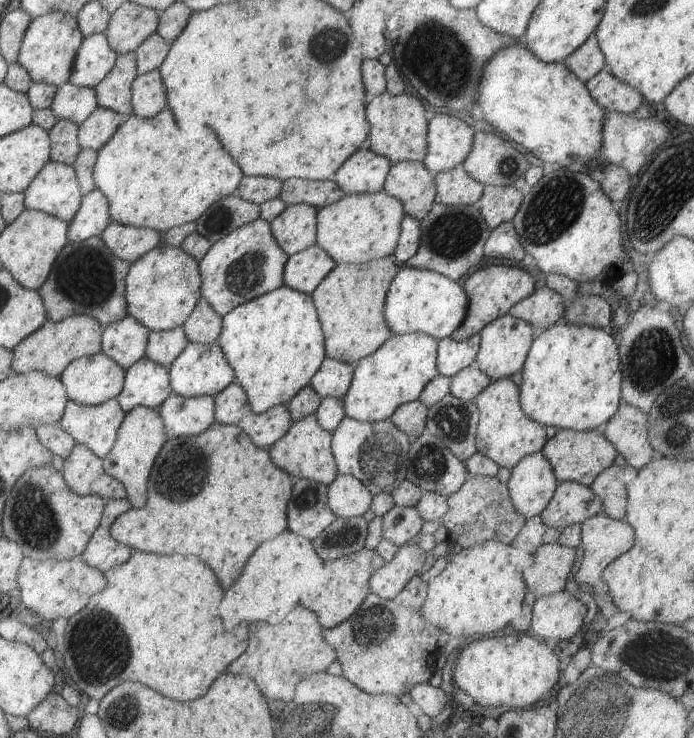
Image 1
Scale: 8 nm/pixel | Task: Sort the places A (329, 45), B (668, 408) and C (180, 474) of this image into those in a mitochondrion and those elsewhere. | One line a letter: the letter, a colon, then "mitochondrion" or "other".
A: mitochondrion
B: mitochondrion
C: mitochondrion

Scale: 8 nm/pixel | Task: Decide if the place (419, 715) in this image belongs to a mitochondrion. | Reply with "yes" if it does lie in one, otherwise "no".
no

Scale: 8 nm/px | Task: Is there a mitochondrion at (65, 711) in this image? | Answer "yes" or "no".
no

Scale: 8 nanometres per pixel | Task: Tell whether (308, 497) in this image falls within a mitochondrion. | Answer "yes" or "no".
yes

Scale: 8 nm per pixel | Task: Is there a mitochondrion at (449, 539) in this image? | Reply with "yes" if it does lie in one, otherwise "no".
no

